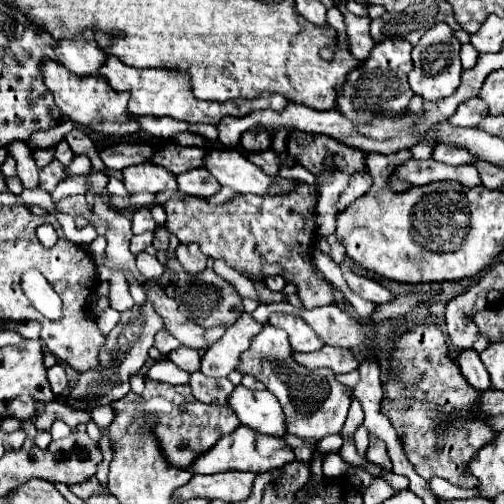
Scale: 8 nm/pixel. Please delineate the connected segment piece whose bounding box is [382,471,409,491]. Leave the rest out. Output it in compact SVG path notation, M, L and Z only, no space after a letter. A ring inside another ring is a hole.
M390 471L387 474L383 475L382 478L387 481L387 483L390 483L390 485L392 485L392 487L398 491L408 489L409 481L402 475L397 475Z

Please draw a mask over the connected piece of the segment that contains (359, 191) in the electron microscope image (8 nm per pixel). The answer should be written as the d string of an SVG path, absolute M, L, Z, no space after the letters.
M368 169L366 171L358 171L351 175L348 189L345 189L340 195L338 201L338 210L344 211L351 203L353 203L358 197L364 195L372 187L372 179L370 179L370 173Z

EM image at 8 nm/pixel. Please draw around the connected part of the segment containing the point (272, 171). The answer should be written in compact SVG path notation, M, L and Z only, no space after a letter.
M268 149L268 151L264 151L264 153L248 155L248 159L250 159L254 165L258 165L266 175L276 177L276 173L278 173L278 155L276 155L272 149Z

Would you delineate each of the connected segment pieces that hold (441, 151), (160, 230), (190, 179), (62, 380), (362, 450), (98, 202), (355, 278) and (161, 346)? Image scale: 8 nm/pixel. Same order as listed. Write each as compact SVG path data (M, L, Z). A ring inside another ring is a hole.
M436 145L432 151L432 157L448 165L470 165L472 161L476 161L466 149L450 147L450 145Z
M158 225L156 229L154 229L154 241L152 241L152 247L156 249L156 251L160 251L160 249L168 249L168 243L170 243L170 233L168 233L168 229L164 227L164 225Z
M190 169L178 175L178 189L186 195L212 197L220 191L220 183L206 169Z
M62 365L50 367L50 369L48 369L48 381L50 381L50 387L52 387L54 395L60 395L60 393L68 387L68 379L66 379L64 367L62 367Z
M361 425L354 434L354 442L359 455L367 461L366 451L369 446L369 432Z
M102 197L94 199L94 211L98 213L100 219L108 221L110 227L106 231L106 239L108 239L108 247L106 247L106 255L108 255L108 267L110 269L126 269L132 271L138 277L138 283L144 283L146 277L142 277L134 265L134 255L128 249L128 243L132 239L132 223L128 217L118 215L116 209L112 209L110 205L106 205L106 201Z
M342 261L342 263L340 263L340 269L342 269L342 275L344 275L348 287L350 287L356 295L360 295L360 297L364 297L364 299L368 299L368 301L374 301L376 305L392 301L392 293L390 293L386 287L382 287L378 281L366 277L366 275L354 273L354 271L350 269L350 263Z
M160 331L156 333L154 337L154 347L162 353L162 355L168 355L172 349L176 349L180 345L180 341L176 337L172 337L168 331Z

